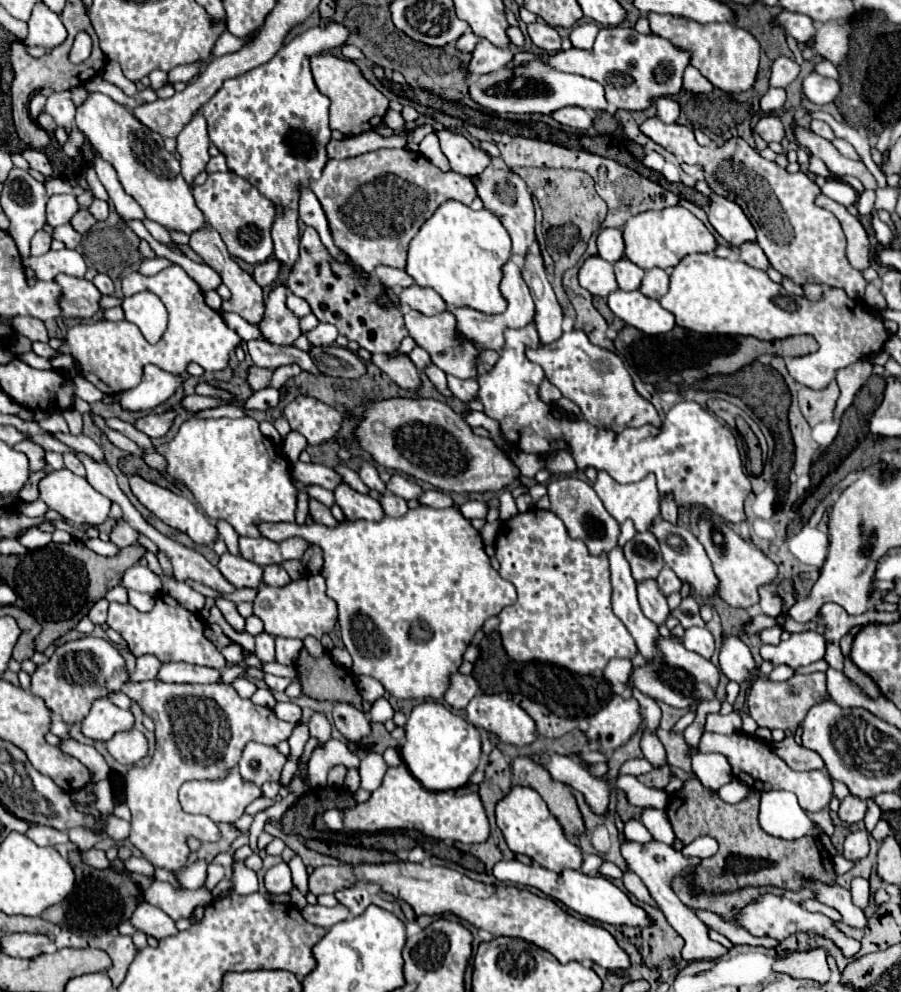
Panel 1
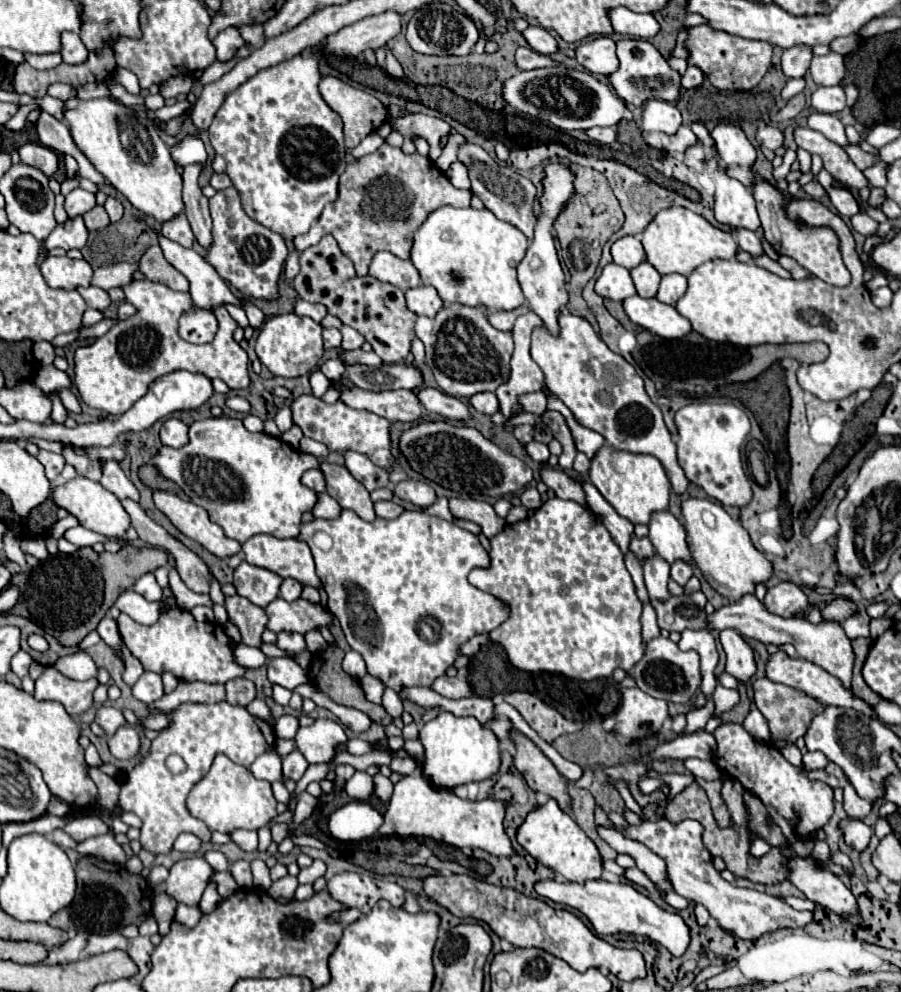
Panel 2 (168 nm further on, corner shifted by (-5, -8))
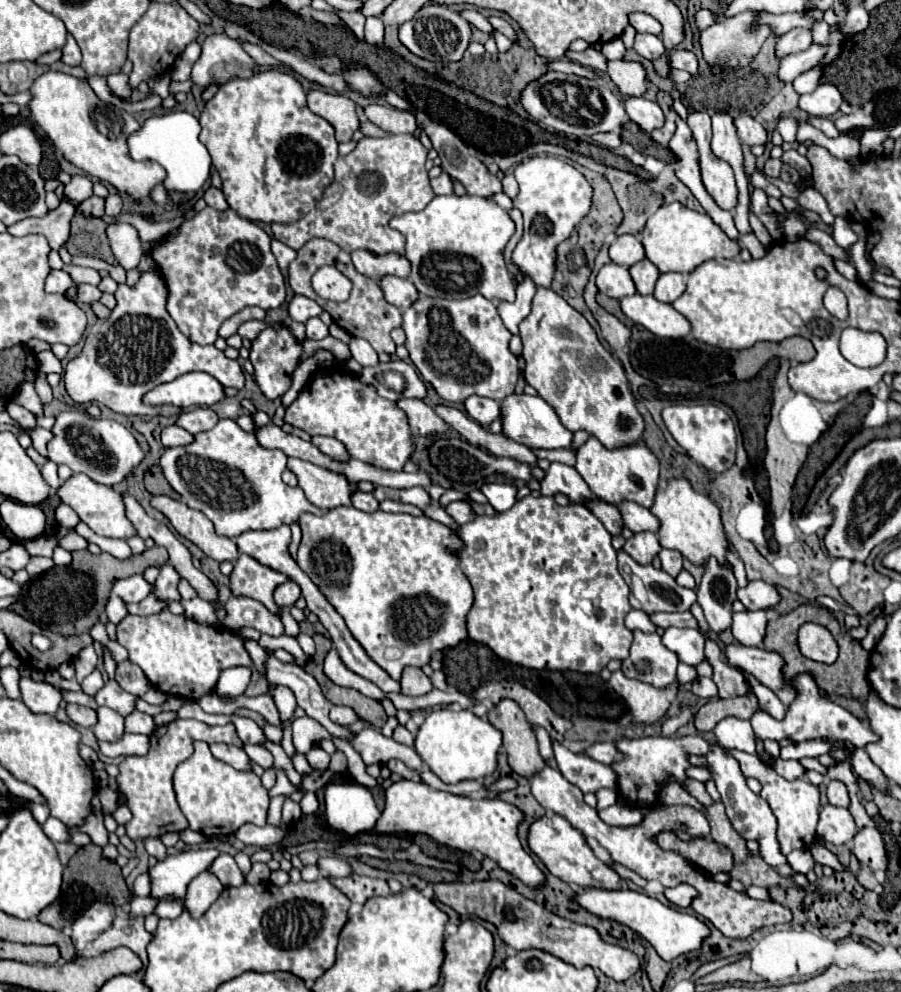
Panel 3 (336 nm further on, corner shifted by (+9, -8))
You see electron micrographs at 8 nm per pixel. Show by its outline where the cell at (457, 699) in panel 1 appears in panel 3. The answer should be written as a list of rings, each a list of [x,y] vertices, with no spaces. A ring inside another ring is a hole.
[[[407,666],[403,670],[403,676],[401,676],[401,694],[405,694],[405,696],[423,696],[423,694],[427,694],[431,690],[433,690],[431,680],[423,674],[421,668]]]

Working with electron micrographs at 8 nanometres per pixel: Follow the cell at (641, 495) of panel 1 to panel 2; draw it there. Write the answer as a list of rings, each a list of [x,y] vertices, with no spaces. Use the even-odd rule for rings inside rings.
[[[603,446],[591,460],[589,478],[591,484],[599,488],[601,496],[615,508],[615,512],[631,520],[631,524],[649,524],[655,512],[663,512],[669,508],[671,484],[667,480],[661,462],[655,456],[629,454],[629,452],[615,450],[611,446]]]

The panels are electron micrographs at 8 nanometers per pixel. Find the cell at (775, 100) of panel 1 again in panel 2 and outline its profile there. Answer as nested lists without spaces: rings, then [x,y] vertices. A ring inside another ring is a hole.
[[[803,78],[787,80],[787,84],[785,84],[785,88],[783,88],[781,96],[783,96],[783,100],[791,100],[791,98],[793,98],[793,96],[797,96],[803,88],[805,88],[805,80],[803,80]]]

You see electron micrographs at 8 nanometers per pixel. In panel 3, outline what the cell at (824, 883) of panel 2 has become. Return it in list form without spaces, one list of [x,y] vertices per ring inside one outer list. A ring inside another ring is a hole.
[[[709,742],[709,754],[707,754],[707,764],[711,768],[711,776],[715,780],[715,786],[717,790],[721,792],[721,798],[723,798],[723,804],[725,804],[725,810],[727,810],[727,816],[731,818],[735,830],[743,836],[743,838],[757,838],[759,844],[761,844],[761,856],[767,864],[771,864],[773,868],[777,868],[783,876],[793,876],[795,884],[799,884],[801,888],[805,890],[815,890],[815,884],[809,884],[807,878],[803,874],[795,874],[791,870],[791,866],[787,864],[787,858],[781,854],[779,850],[779,842],[777,842],[777,820],[769,808],[769,804],[753,794],[745,782],[745,776],[737,764],[737,760],[727,754],[717,742]]]

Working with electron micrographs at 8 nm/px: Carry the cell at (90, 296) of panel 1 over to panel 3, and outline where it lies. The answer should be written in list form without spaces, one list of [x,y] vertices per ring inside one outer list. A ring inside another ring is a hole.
[[[79,284],[79,300],[89,304],[89,302],[95,302],[101,298],[101,290],[97,286],[91,286],[91,284]]]

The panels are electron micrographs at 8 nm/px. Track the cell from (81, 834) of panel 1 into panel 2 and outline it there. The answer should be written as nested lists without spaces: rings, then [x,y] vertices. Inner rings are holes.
[[[85,814],[85,816],[77,816],[73,818],[69,824],[65,824],[65,834],[69,834],[75,842],[81,842],[81,840],[87,840],[87,838],[93,838],[93,836],[101,836],[101,834],[107,834],[109,828],[107,824],[95,816],[95,814]]]

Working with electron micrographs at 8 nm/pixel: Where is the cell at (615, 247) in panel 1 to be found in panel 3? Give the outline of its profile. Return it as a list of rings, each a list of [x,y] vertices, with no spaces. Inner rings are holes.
[[[623,234],[623,236],[617,236],[617,240],[611,244],[609,256],[615,264],[629,268],[645,258],[645,248],[637,236]]]

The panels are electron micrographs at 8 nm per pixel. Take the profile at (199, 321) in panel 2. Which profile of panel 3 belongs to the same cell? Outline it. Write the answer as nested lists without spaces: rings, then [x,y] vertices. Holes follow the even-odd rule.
[[[205,208],[195,214],[191,220],[183,222],[175,236],[167,236],[151,248],[151,258],[161,270],[161,276],[167,284],[167,312],[177,322],[179,330],[197,344],[213,344],[219,338],[221,324],[231,318],[235,312],[245,306],[259,306],[263,310],[275,310],[285,302],[285,278],[277,266],[277,260],[271,252],[269,234],[259,228],[255,222],[241,218],[231,208],[225,212]]]

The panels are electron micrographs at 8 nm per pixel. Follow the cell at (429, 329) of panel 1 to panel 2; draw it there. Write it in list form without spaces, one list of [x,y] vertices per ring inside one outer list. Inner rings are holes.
[[[445,304],[437,316],[419,316],[415,324],[417,338],[425,344],[427,366],[431,368],[439,388],[457,398],[469,398],[477,392],[495,392],[509,378],[509,360],[513,354],[513,338],[499,332],[487,322],[485,308],[461,304]]]

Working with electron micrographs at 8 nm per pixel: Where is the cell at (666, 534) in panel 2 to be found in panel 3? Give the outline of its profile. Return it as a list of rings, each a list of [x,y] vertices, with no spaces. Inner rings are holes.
[[[623,500],[621,504],[617,504],[617,510],[621,512],[623,524],[631,530],[631,532],[657,532],[659,528],[659,520],[643,506],[639,506],[637,502],[631,500]]]

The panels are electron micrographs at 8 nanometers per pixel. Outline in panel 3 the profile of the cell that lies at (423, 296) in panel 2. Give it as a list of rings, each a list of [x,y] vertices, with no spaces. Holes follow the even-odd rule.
[[[381,276],[379,278],[379,286],[385,294],[385,300],[397,308],[409,308],[409,304],[413,304],[419,298],[417,288],[399,276]]]

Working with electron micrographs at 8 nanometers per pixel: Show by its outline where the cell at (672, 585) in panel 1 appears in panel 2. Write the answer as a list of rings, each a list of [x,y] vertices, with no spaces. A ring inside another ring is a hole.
[[[675,562],[671,564],[671,578],[679,584],[679,586],[685,586],[685,582],[693,576],[693,568],[683,564],[683,562]]]

